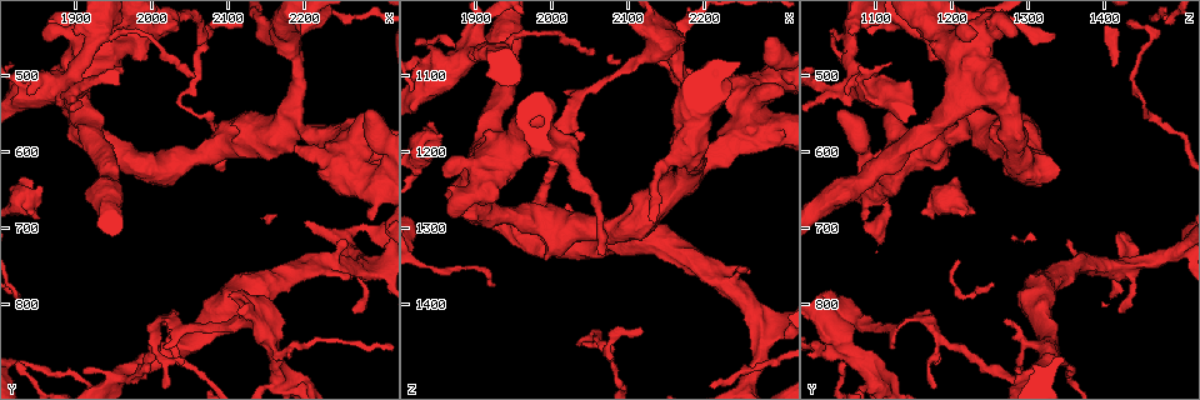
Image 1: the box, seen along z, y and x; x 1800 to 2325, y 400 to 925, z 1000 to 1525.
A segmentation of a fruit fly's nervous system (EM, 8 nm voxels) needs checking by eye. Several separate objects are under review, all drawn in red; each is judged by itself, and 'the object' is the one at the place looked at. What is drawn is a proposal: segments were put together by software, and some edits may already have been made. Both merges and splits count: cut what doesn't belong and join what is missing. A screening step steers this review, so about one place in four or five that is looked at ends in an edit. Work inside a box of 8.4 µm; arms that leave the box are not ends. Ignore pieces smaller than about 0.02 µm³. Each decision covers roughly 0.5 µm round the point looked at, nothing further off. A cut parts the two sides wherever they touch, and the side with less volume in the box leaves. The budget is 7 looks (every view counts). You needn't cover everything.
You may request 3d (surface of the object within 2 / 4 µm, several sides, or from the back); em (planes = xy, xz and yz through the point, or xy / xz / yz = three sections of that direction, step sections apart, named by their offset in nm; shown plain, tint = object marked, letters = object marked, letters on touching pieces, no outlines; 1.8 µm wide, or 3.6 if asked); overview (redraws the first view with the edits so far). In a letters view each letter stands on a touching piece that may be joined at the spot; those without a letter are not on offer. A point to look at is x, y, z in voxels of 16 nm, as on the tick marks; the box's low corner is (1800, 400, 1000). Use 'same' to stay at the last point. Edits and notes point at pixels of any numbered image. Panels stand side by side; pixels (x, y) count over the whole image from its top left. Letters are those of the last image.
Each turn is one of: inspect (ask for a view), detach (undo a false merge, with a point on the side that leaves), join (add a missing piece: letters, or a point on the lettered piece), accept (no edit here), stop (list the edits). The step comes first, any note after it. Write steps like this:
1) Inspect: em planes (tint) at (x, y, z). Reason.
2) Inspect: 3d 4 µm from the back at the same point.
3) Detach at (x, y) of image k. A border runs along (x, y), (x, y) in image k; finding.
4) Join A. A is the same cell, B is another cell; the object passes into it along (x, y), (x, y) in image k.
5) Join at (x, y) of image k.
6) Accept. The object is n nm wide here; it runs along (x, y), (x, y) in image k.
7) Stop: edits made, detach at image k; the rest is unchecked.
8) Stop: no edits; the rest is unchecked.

Inspect: em 3.6 µm planes (letters) at (2005, 625, 1305). Branch point.

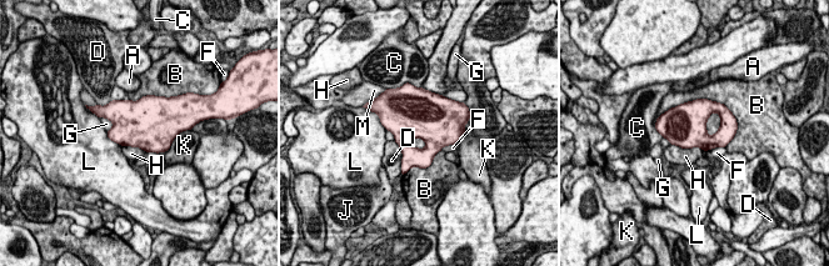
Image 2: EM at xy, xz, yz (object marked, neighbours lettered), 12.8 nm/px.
Accept. A, B, C, D, F, G, H, J, K, L and M are other cells; a border runs along (670, 142), (704, 151) in image 2; one neuron here.

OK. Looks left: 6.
Inspect: 3d 2 µm at (2020, 820, 1270). Free end.

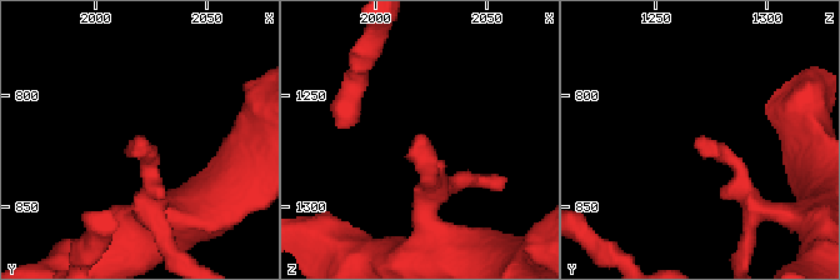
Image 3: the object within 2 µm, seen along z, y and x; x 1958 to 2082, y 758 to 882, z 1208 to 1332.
Inspect: em yz step 4 (tint) at (2017, 822, 1268). Shape alone is not enough.

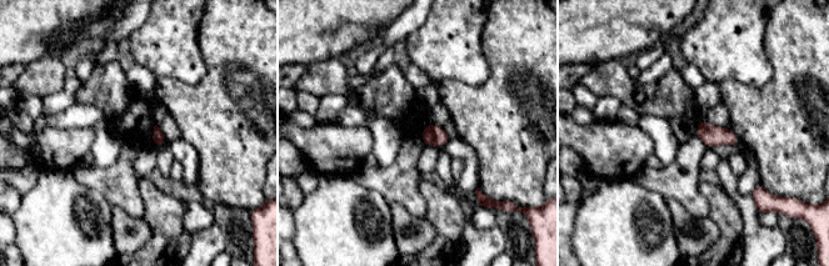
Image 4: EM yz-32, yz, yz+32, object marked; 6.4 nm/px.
Inspect: em planes (letters) at the same point.

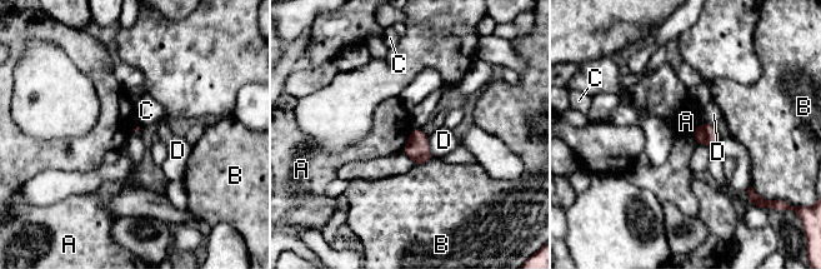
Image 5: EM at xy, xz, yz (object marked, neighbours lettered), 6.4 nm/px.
Accept. A, B, C and D are other cells; a border runs along (414, 129), (409, 142), (401, 150) in image 5; no lettered piece goes on from it.

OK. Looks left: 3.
Inspect: 3d 2 µm at (2025, 820, 1150). Narrows sharply.

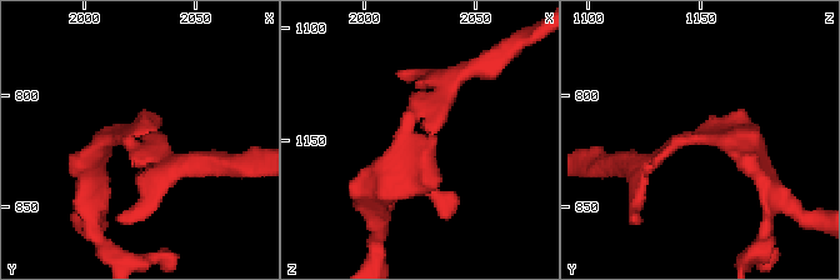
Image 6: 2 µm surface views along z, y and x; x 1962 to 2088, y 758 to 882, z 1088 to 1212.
Inspect: em planes (letters) at (2020, 819, 1146).

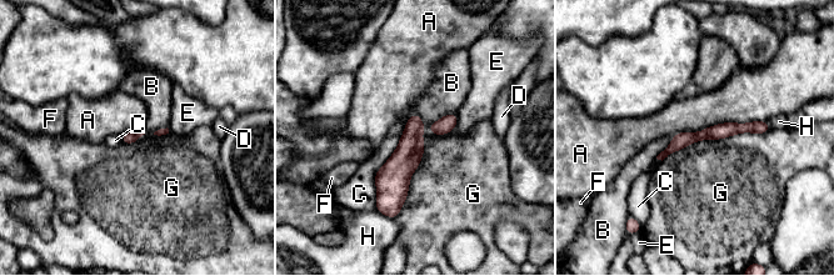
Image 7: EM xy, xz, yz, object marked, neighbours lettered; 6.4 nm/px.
Accept. A, B, C, D, E, F, G and H are other cells; it runs along (765, 126), (687, 138), (664, 154) in image 7; all the same neuron.

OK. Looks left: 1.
Stop: no edits; the rest is unchecked.

